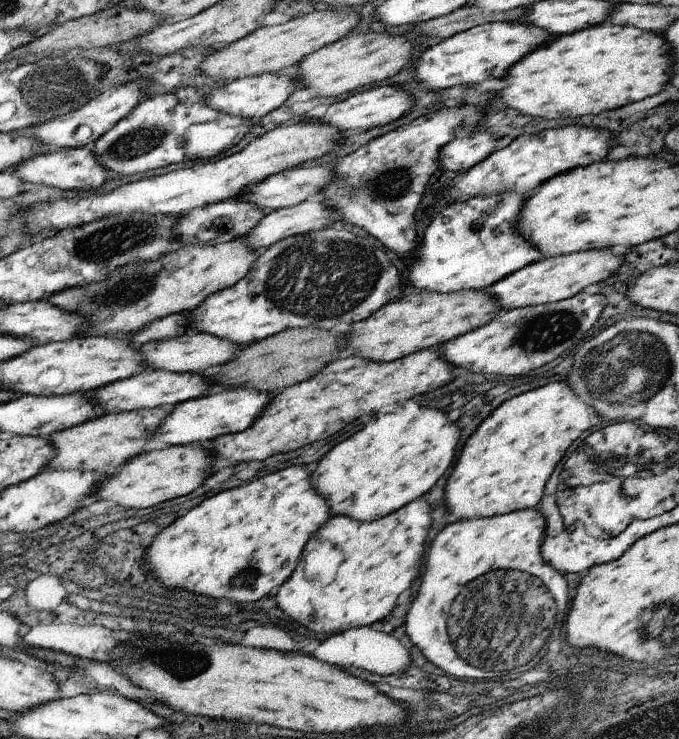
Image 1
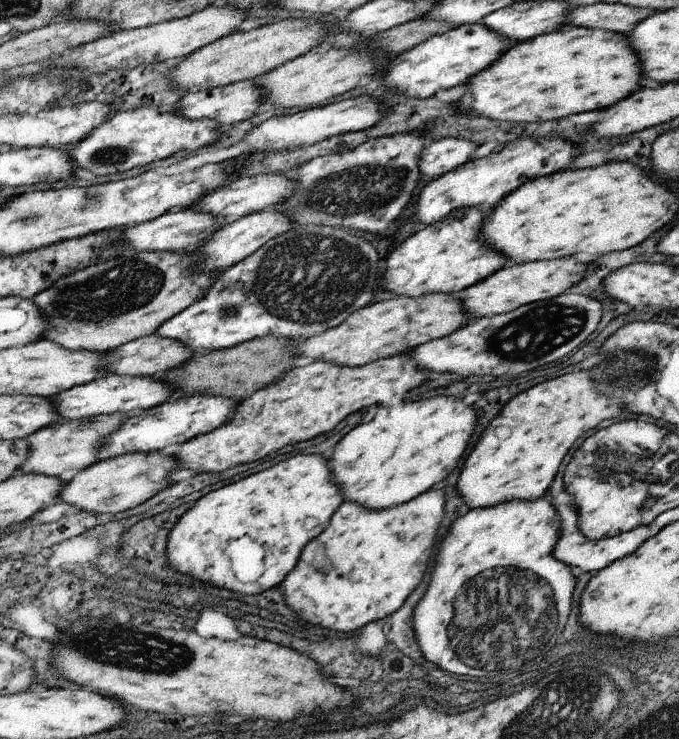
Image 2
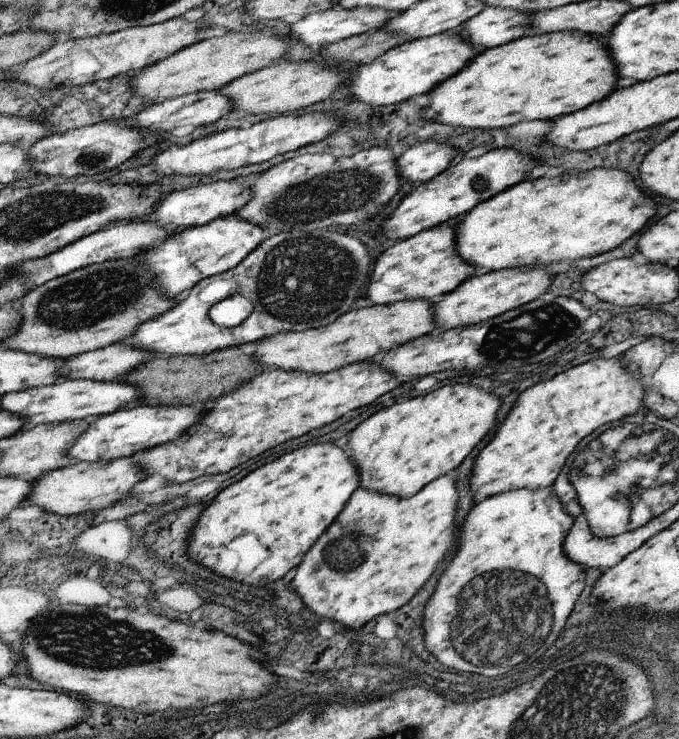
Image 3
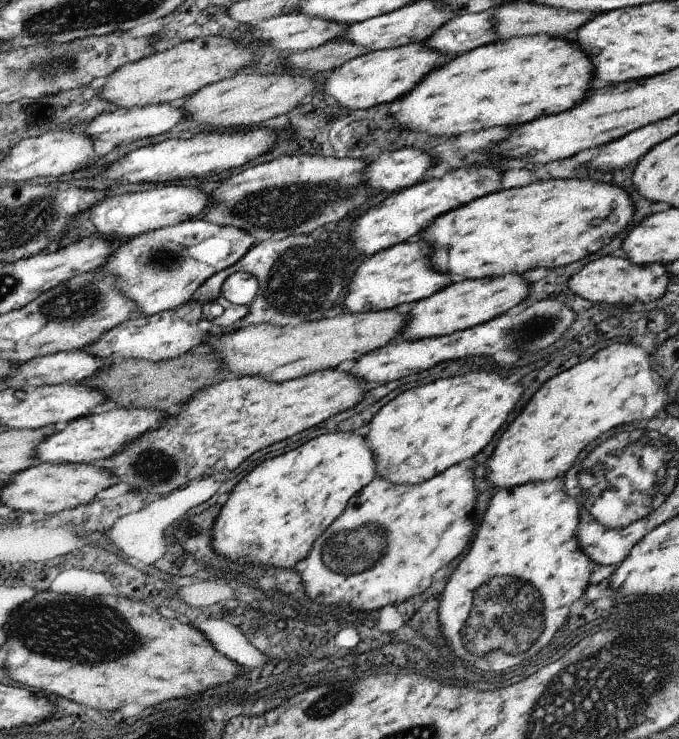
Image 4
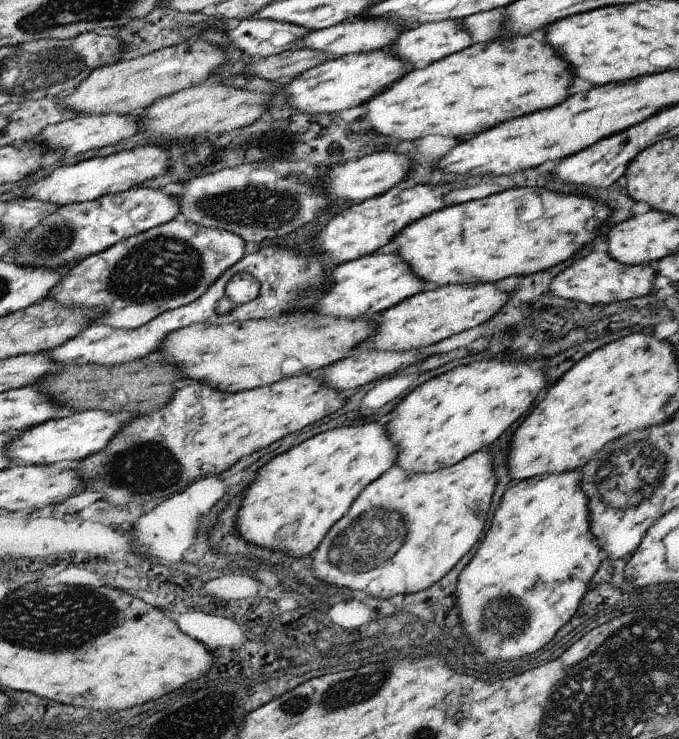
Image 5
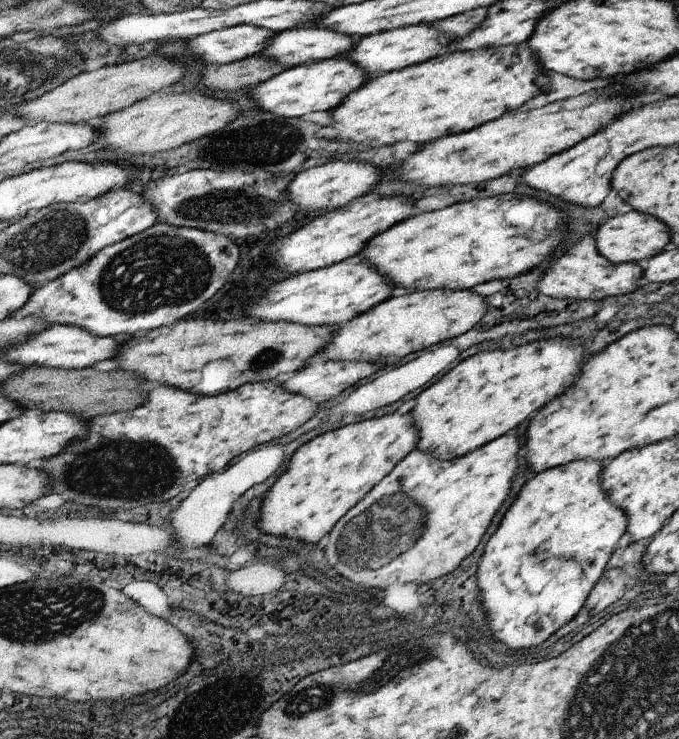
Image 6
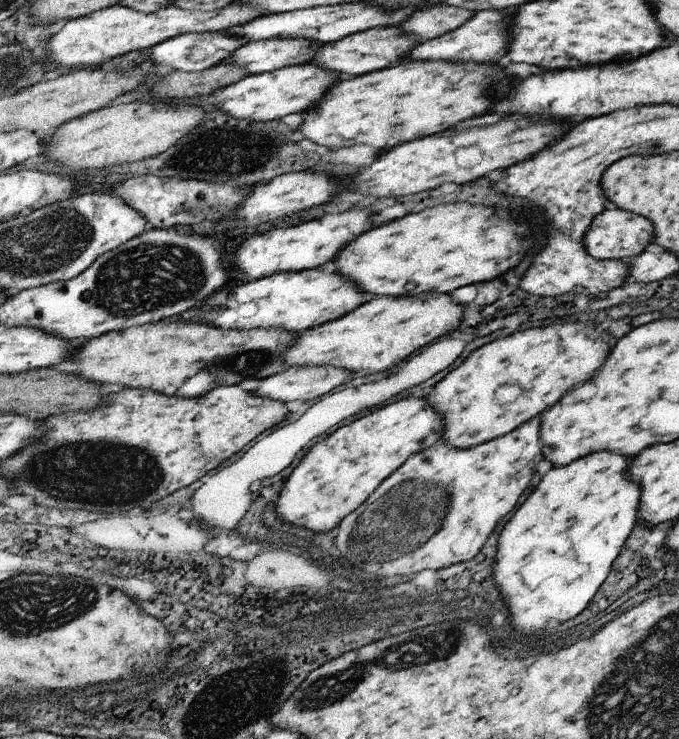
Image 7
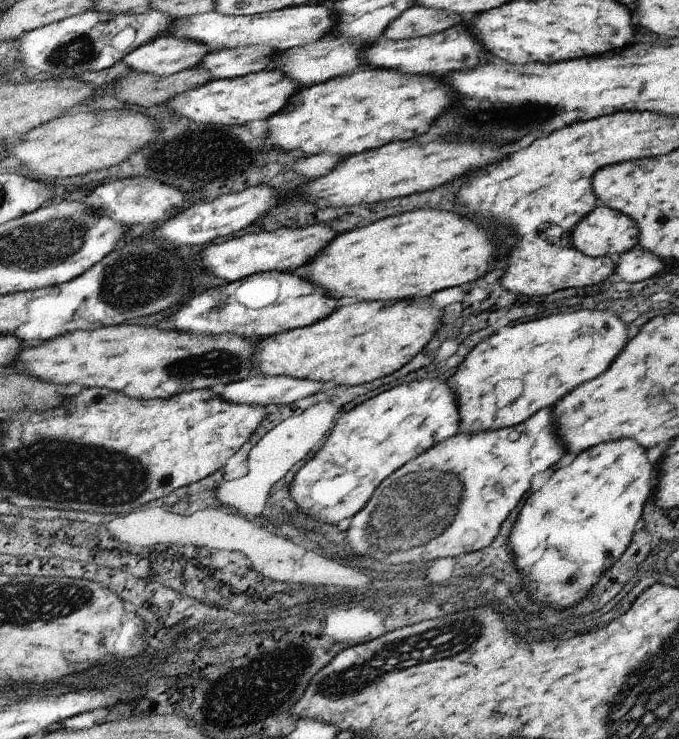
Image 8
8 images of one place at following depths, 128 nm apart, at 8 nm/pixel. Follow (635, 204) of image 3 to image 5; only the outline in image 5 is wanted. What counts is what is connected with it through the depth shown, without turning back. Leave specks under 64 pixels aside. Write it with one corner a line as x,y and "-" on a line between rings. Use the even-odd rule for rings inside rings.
512,187
496,194
490,194
481,199
474,199
456,205
445,206
423,218
417,219
415,222
409,223
391,240
396,244
396,251
393,253
397,253
398,257
402,258
404,264
409,266
409,269
411,269
416,274
417,278
421,279
424,283
433,282
433,284
437,284
438,287
448,285
449,283
462,285
474,285
477,283
495,284
498,280
507,278
508,276
523,276
533,274
533,272
539,272
539,270
547,270
550,266
555,266
555,264
559,264
559,262
563,262
563,260
567,260
567,258
571,258
571,256
573,257
579,248
585,246
585,244
591,242
591,240
597,236
598,229
587,231
583,228
587,219
598,218
599,220
605,221
611,216
611,213
615,211
608,205
609,202
607,202
606,205
606,202
598,201
587,195
579,195
575,193
561,194
561,192
549,192
549,190
545,190
545,188

